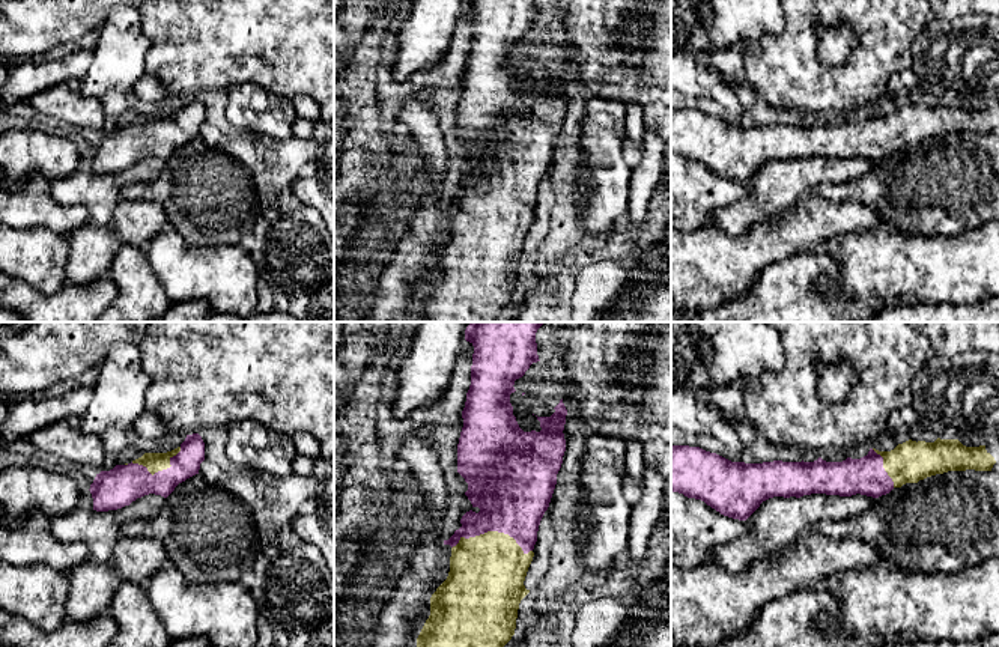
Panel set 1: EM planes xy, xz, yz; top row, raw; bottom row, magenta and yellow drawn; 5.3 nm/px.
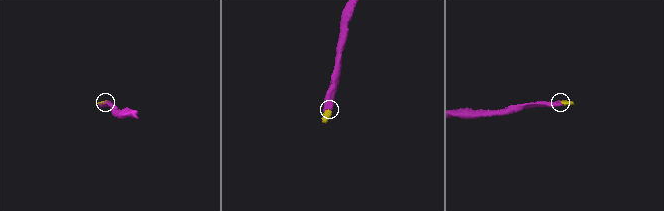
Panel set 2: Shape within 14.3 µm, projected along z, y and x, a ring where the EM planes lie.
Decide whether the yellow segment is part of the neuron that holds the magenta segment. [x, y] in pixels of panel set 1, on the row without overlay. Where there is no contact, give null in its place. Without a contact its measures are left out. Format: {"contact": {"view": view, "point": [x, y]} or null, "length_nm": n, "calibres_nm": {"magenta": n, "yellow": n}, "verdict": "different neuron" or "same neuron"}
{"contact": {"view": "xz", "point": [492, 193]}, "length_nm": 440, "calibres_nm": {"magenta": 420, "yellow": 400}, "verdict": "same neuron"}

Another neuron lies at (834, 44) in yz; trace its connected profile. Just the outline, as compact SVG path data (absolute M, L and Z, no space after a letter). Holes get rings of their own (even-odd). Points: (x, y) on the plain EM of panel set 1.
M818 24L814 29L817 54L826 66L837 68L846 63L849 54L856 48L856 36L843 24L830 27Z

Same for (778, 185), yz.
M861 156L769 161L745 184L748 196L728 208L716 209L710 226L733 236L742 235L757 223L787 214L820 184L846 184L865 176L874 166L876 161Z

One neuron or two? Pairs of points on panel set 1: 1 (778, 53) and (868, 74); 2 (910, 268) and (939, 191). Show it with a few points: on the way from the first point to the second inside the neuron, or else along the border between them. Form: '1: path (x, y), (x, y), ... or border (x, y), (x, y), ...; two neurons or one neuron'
1: path (801, 75), (813, 88), (835, 92), (846, 88); one neuron
2: border (888, 227), (910, 235), (959, 235); two neurons

